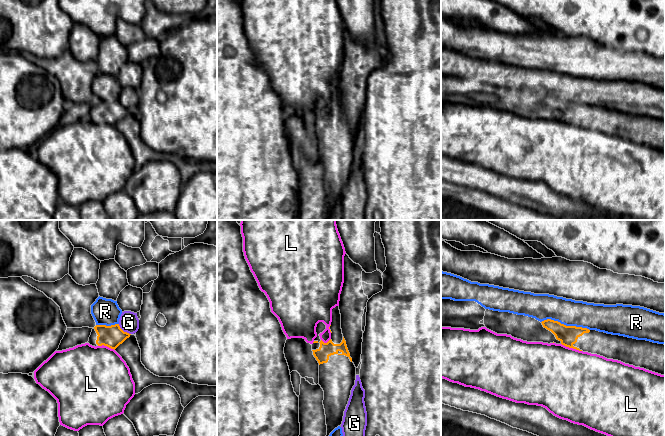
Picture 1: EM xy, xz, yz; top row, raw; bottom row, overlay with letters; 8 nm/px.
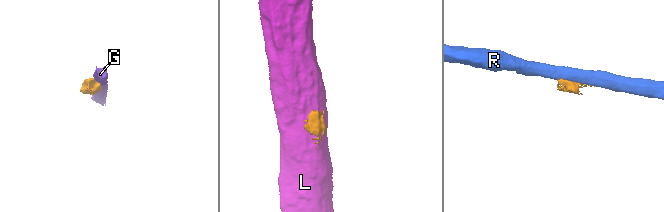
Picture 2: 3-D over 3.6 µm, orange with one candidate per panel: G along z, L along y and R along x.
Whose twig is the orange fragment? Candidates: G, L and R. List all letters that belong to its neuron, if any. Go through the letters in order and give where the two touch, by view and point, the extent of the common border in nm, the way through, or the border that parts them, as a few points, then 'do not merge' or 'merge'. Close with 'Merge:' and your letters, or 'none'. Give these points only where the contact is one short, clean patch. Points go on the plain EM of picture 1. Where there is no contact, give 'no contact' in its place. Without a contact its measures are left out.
G: contact xy (123, 107); length 130 nm; do not merge
L: contact yz (571, 123); length 180 nm; border yz (561, 119), (581, 127); do not merge
R: contact yz (565, 101); length 400 nm; do not merge
Merge: none

